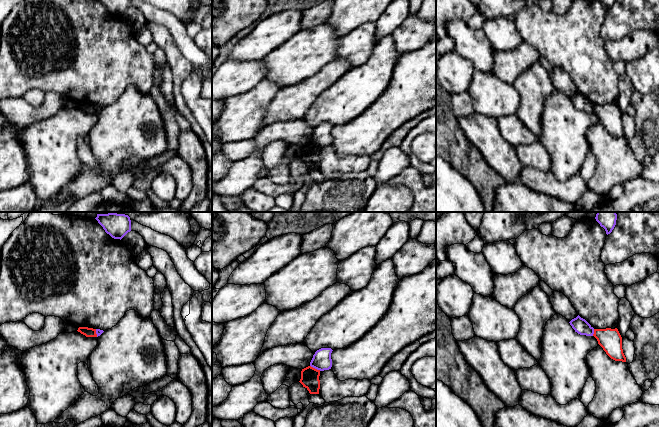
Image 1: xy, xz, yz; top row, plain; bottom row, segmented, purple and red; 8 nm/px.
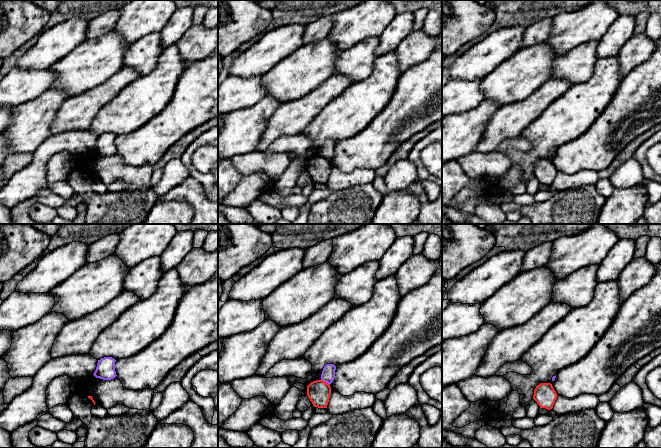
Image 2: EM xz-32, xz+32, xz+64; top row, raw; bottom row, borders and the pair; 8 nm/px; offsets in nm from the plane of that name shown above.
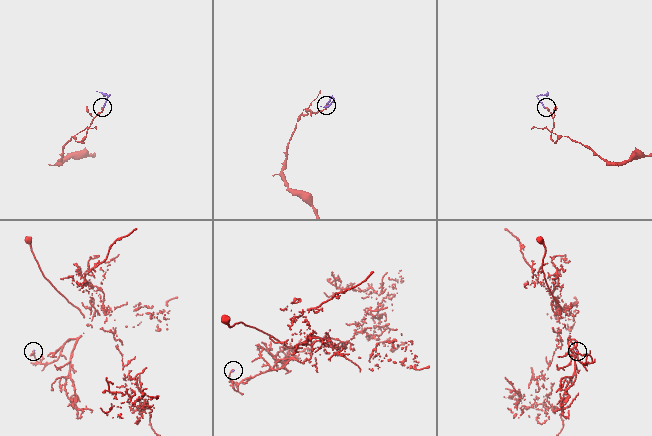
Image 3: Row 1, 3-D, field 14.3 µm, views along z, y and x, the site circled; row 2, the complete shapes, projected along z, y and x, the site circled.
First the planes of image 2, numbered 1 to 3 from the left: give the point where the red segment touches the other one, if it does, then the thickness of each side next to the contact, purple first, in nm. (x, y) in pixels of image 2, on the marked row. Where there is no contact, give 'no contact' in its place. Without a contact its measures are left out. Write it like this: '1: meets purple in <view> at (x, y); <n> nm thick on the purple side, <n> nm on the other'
1: no contact
2: meets purple in xz+32 at (325, 381); 110 nm thick on the purple side, 180 nm on the other
3: no contact

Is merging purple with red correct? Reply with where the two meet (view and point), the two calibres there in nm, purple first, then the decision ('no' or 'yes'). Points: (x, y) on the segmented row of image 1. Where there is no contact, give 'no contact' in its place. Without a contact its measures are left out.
contact xz (315, 368); calibres 150 and 140 nm; no

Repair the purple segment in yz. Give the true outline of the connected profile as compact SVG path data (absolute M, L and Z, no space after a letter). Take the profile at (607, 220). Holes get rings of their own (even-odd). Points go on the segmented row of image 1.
M597 212L595 219L608 235L616 225L617 214L616 212Z

